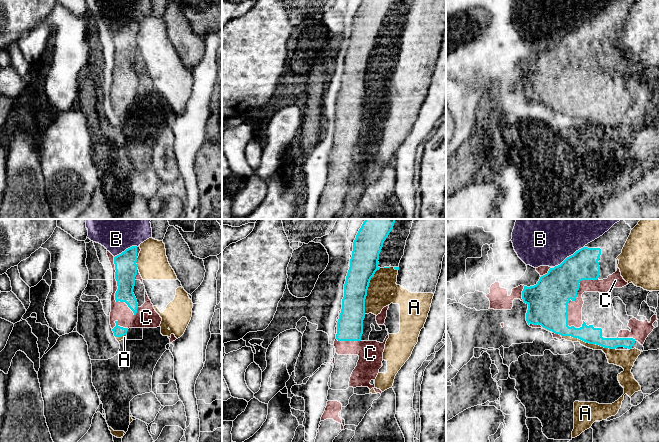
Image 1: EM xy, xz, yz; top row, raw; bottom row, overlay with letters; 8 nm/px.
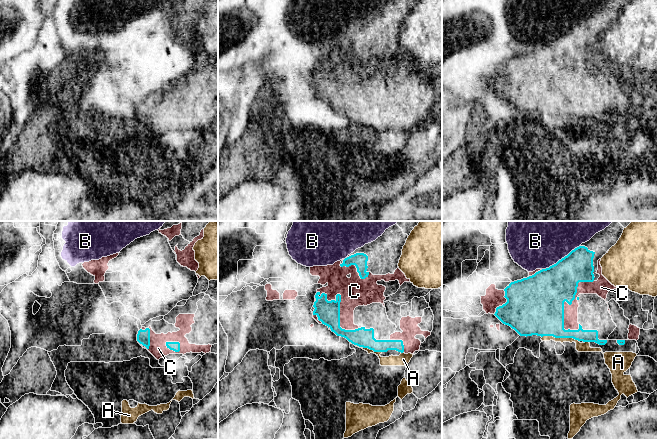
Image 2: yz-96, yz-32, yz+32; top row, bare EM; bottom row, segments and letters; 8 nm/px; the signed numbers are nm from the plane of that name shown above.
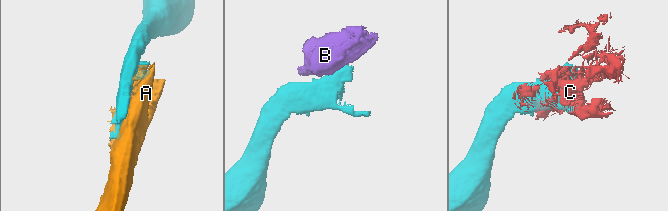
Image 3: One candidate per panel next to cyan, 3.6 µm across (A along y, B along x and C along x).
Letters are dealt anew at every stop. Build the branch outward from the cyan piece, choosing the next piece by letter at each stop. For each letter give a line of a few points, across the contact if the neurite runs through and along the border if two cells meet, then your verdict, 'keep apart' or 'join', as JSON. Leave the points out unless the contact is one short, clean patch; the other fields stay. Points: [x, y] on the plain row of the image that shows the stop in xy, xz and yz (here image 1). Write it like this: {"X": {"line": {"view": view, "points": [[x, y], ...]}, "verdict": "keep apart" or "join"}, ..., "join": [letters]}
{"A": {"verdict": "keep apart"}, "B": {"line": {"view": "yz", "points": [[584, 22], [567, 32], [554, 43]]}, "verdict": "keep apart"}, "C": {"verdict": "join"}, "join": ["C"]}

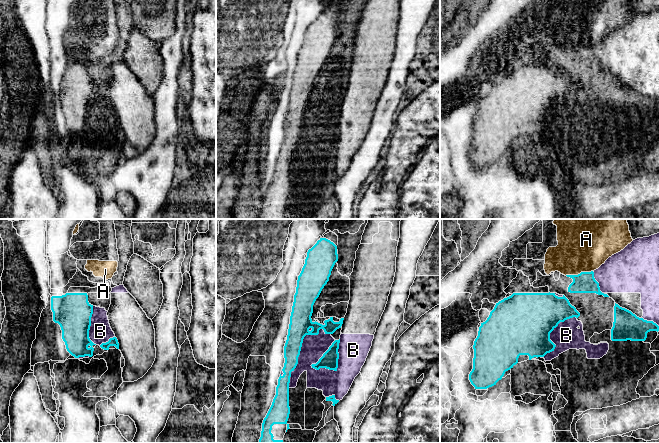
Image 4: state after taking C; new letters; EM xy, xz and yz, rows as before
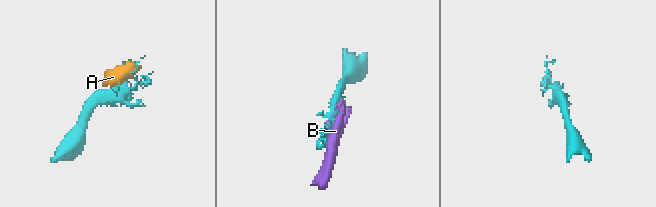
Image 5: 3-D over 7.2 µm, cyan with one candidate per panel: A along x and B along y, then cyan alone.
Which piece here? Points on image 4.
{"A": {"verdict": "keep apart"}, "B": {"verdict": "keep apart"}, "join": []}

